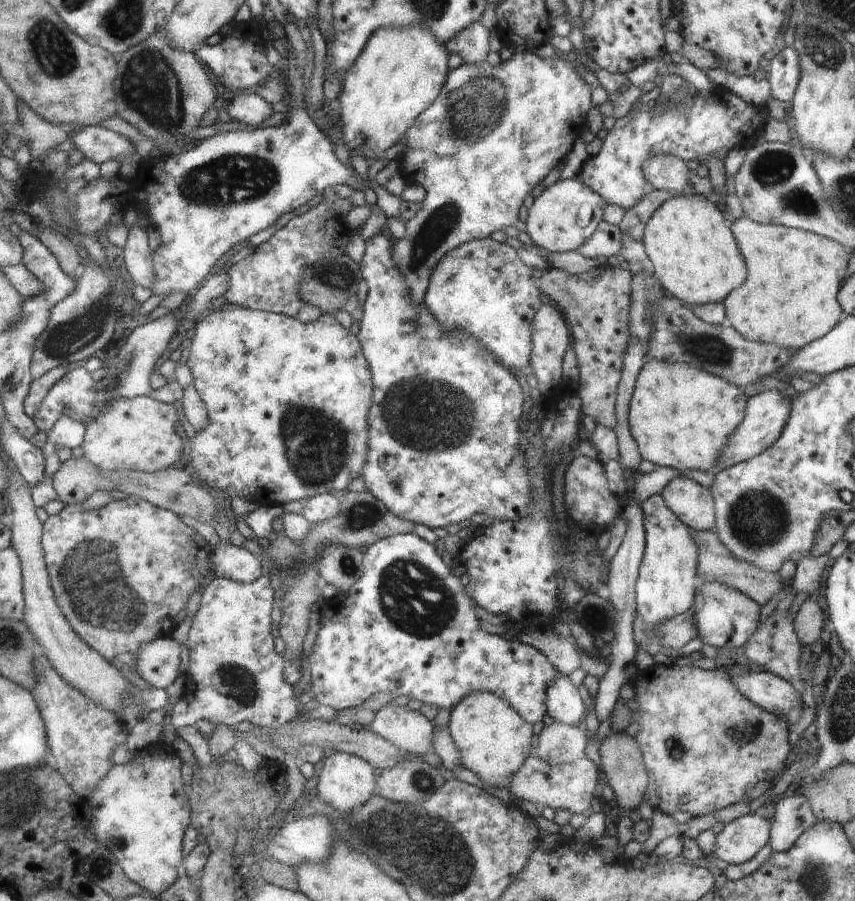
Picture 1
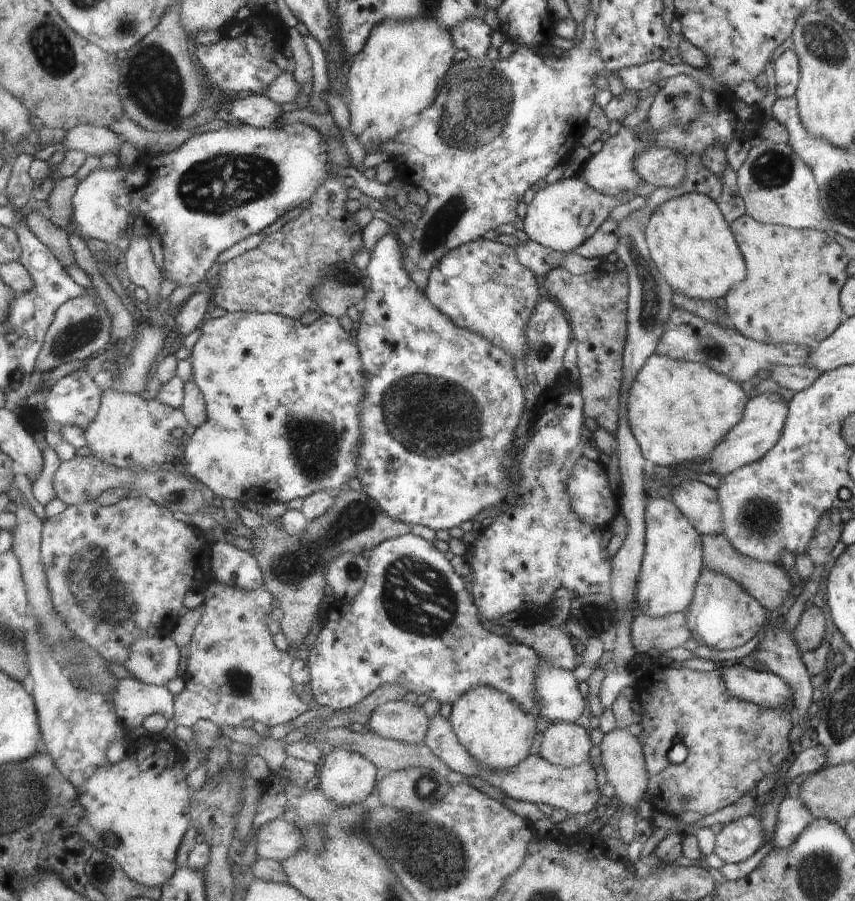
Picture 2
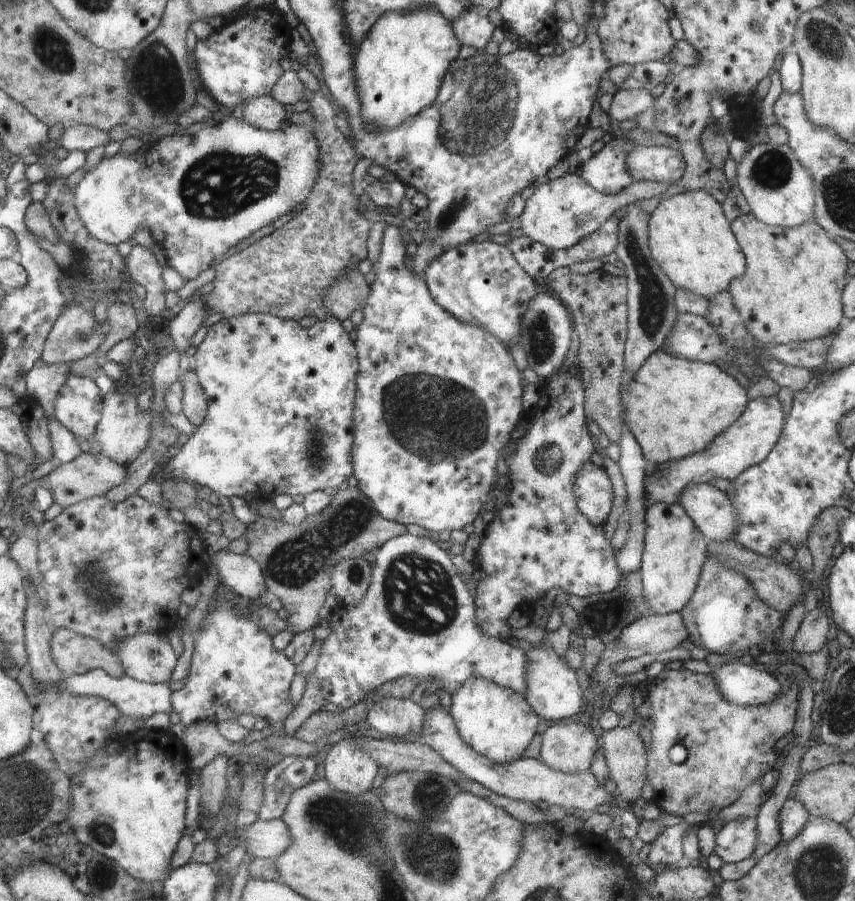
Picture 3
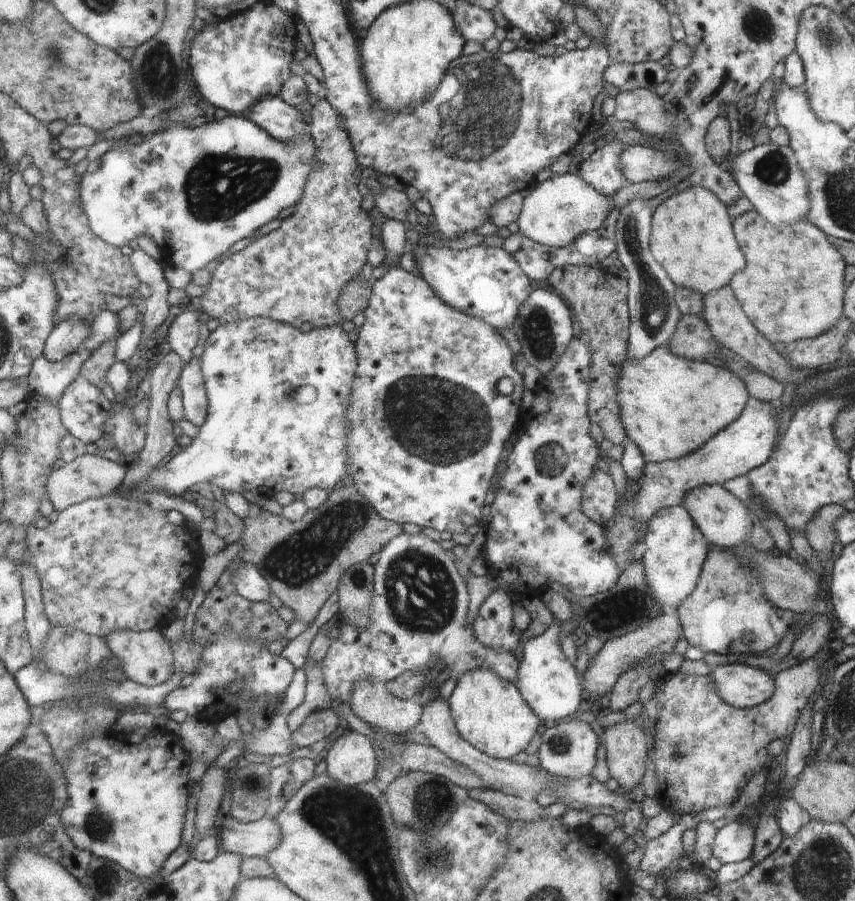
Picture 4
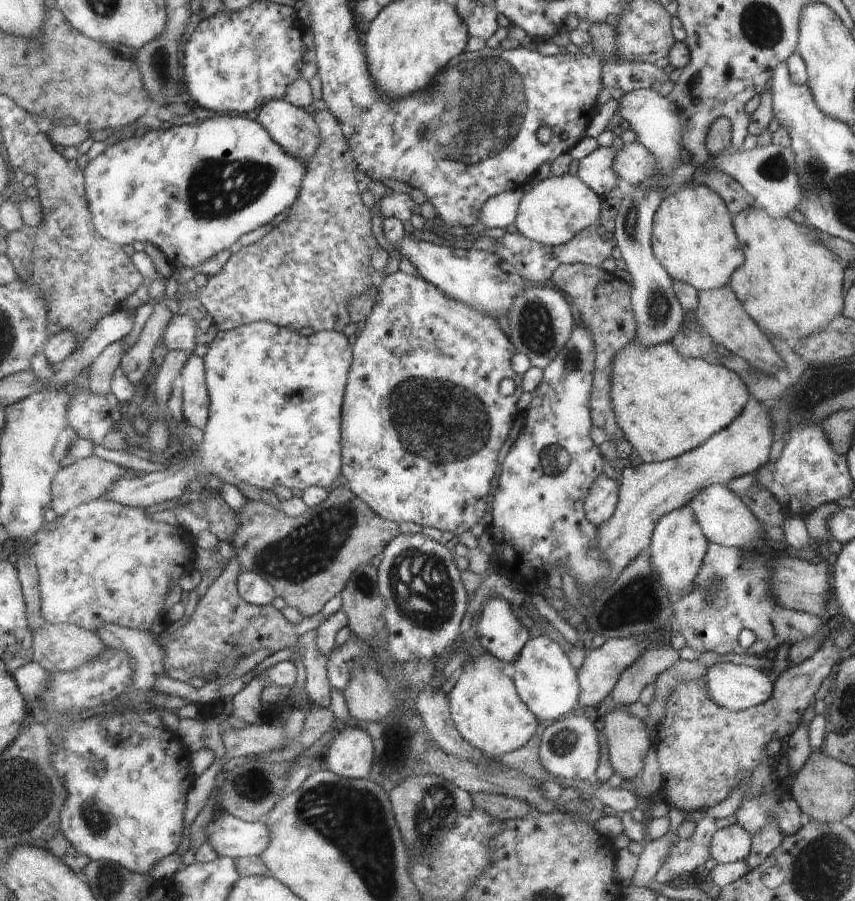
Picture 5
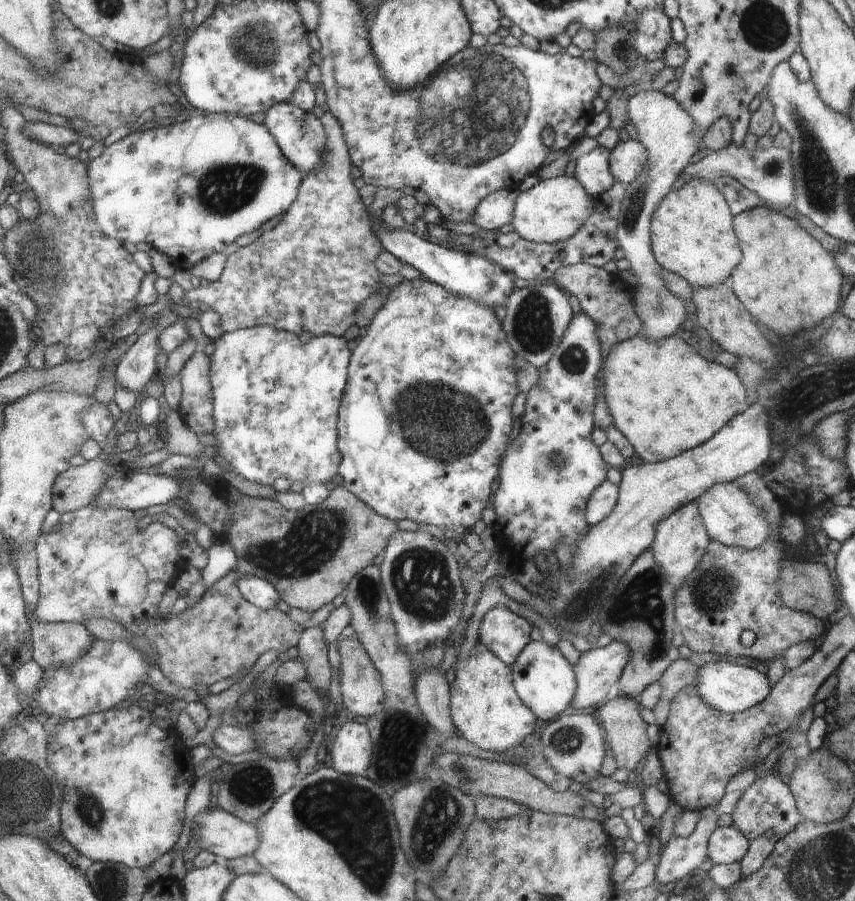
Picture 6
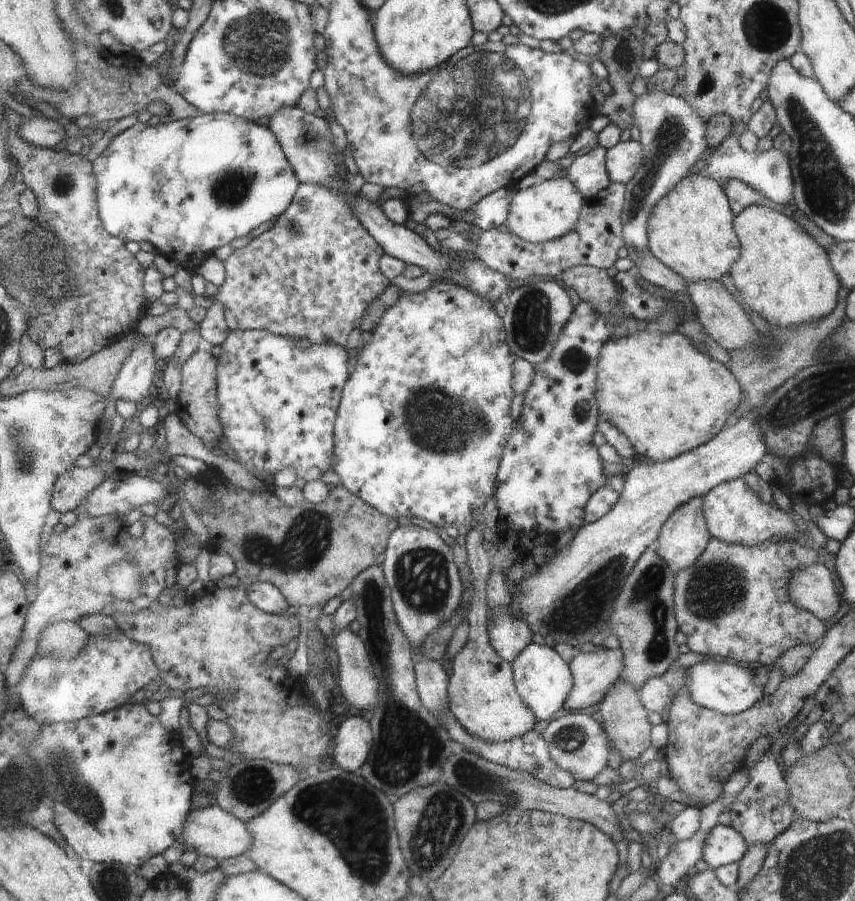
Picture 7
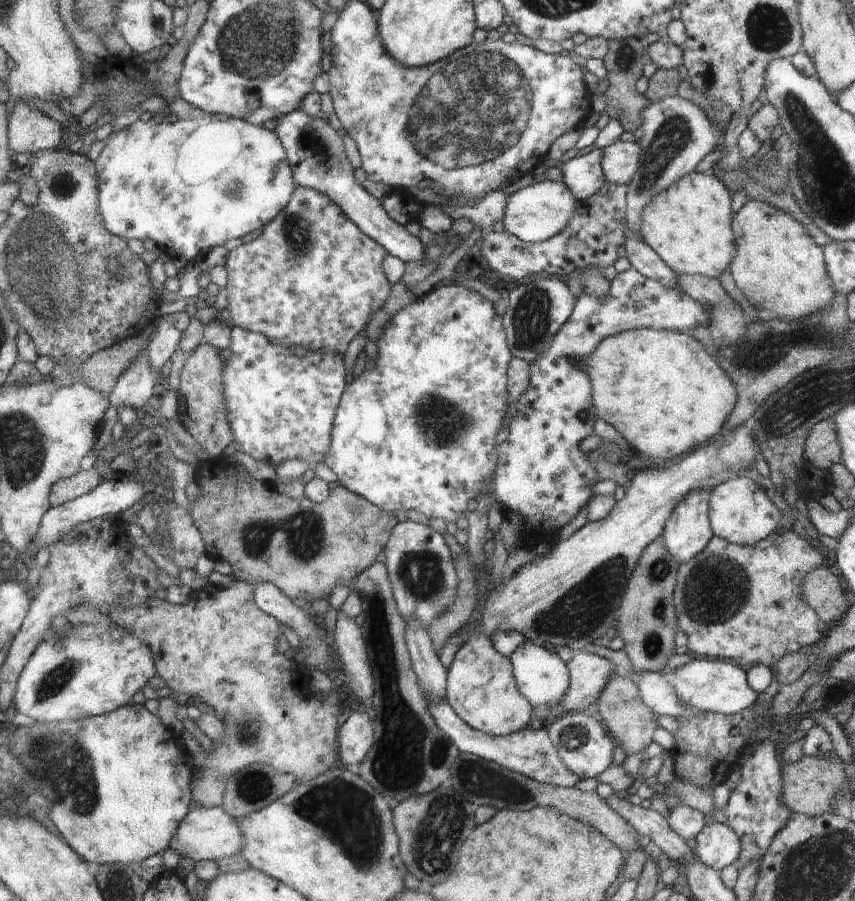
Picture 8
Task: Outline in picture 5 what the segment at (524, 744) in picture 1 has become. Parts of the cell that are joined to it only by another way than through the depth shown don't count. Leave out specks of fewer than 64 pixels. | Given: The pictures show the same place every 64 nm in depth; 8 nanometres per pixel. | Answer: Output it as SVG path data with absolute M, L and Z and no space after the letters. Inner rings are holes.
M481 651L477 659L465 662L461 667L455 686L447 694L449 698L450 716L456 725L457 731L471 747L479 751L492 754L492 756L502 756L506 752L512 752L520 746L524 746L532 736L536 736L536 726L538 720L533 711L526 706L520 695L517 693L516 683L510 677L509 668L494 655Z

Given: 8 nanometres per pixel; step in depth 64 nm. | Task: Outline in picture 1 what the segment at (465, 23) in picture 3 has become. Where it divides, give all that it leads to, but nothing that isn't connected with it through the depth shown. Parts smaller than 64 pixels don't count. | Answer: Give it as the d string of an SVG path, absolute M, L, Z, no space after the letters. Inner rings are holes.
M477 22L468 29L461 30L456 36L445 42L452 54L459 54L464 63L480 65L490 52L488 30L482 23Z

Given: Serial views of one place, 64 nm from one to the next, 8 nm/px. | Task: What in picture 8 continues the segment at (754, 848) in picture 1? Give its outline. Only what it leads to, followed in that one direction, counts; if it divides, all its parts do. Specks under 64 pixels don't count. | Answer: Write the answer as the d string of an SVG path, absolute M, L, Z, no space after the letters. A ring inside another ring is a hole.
M712 822L693 840L695 856L706 866L721 871L738 862L740 857L740 839L727 823Z

